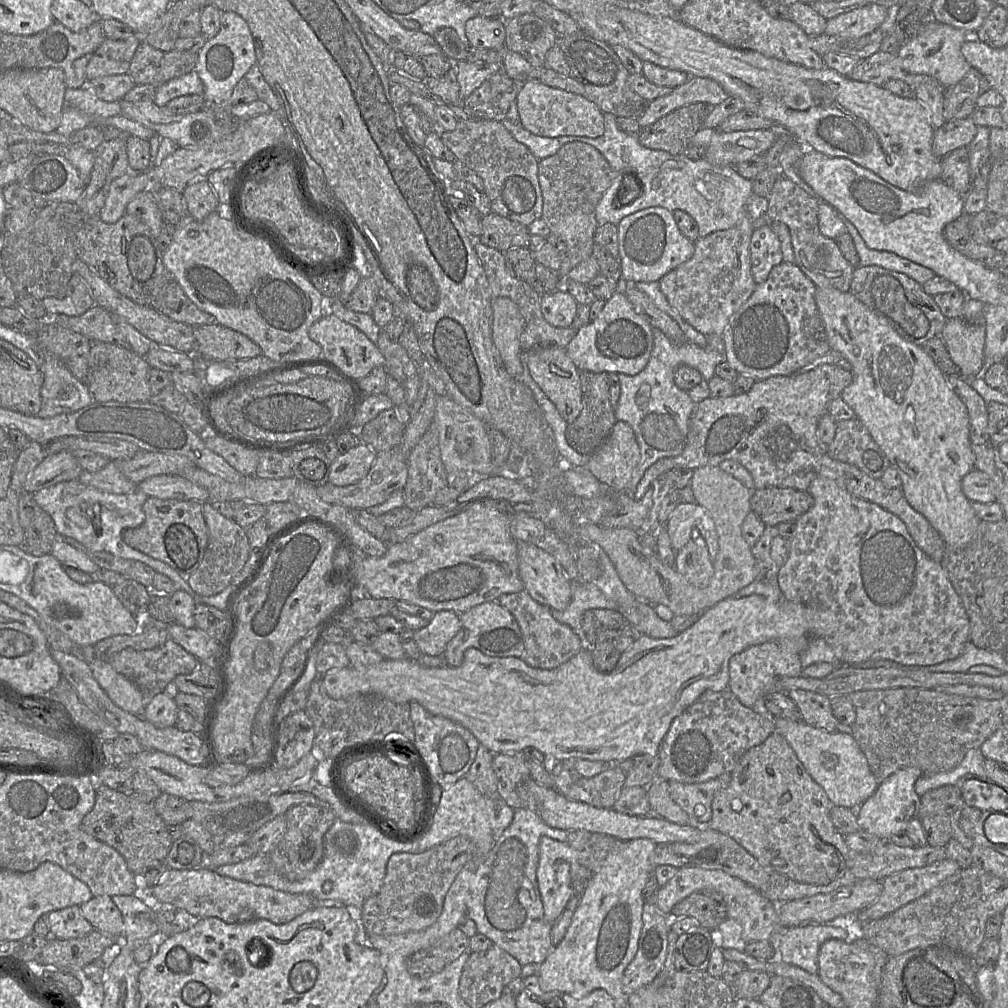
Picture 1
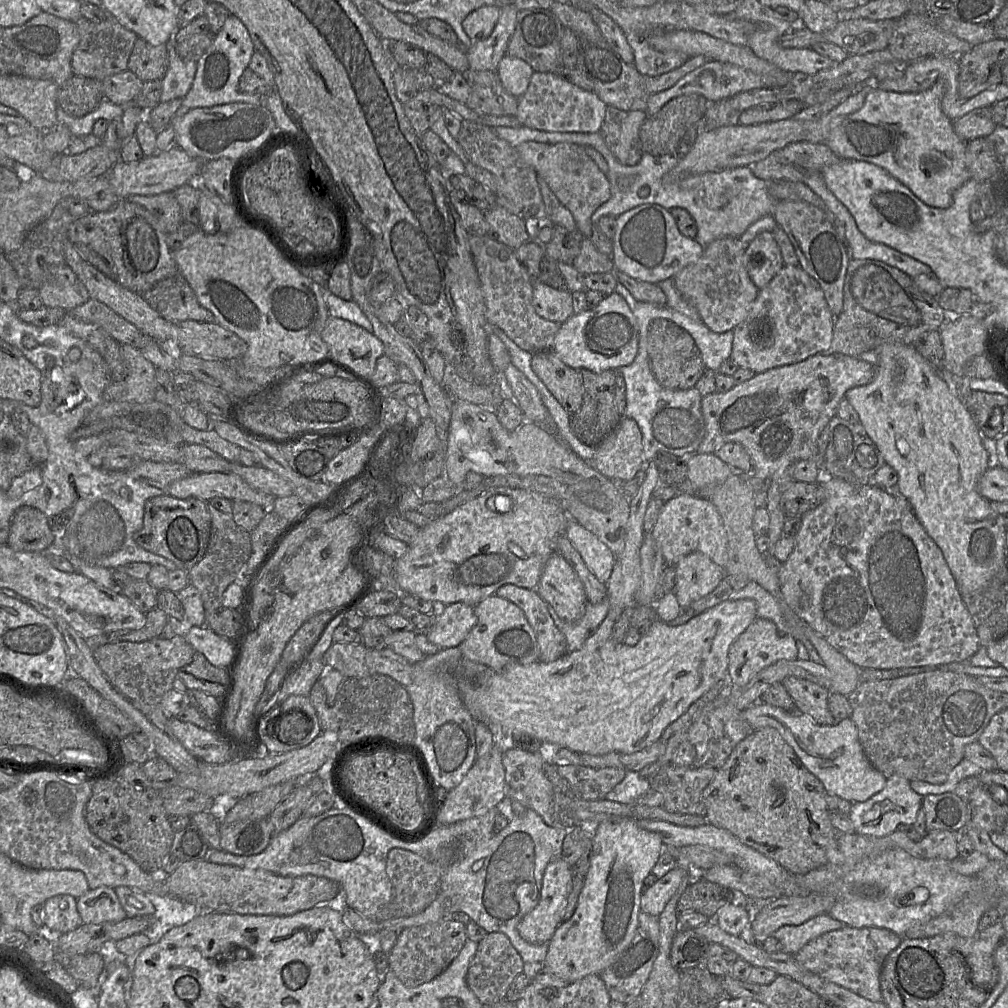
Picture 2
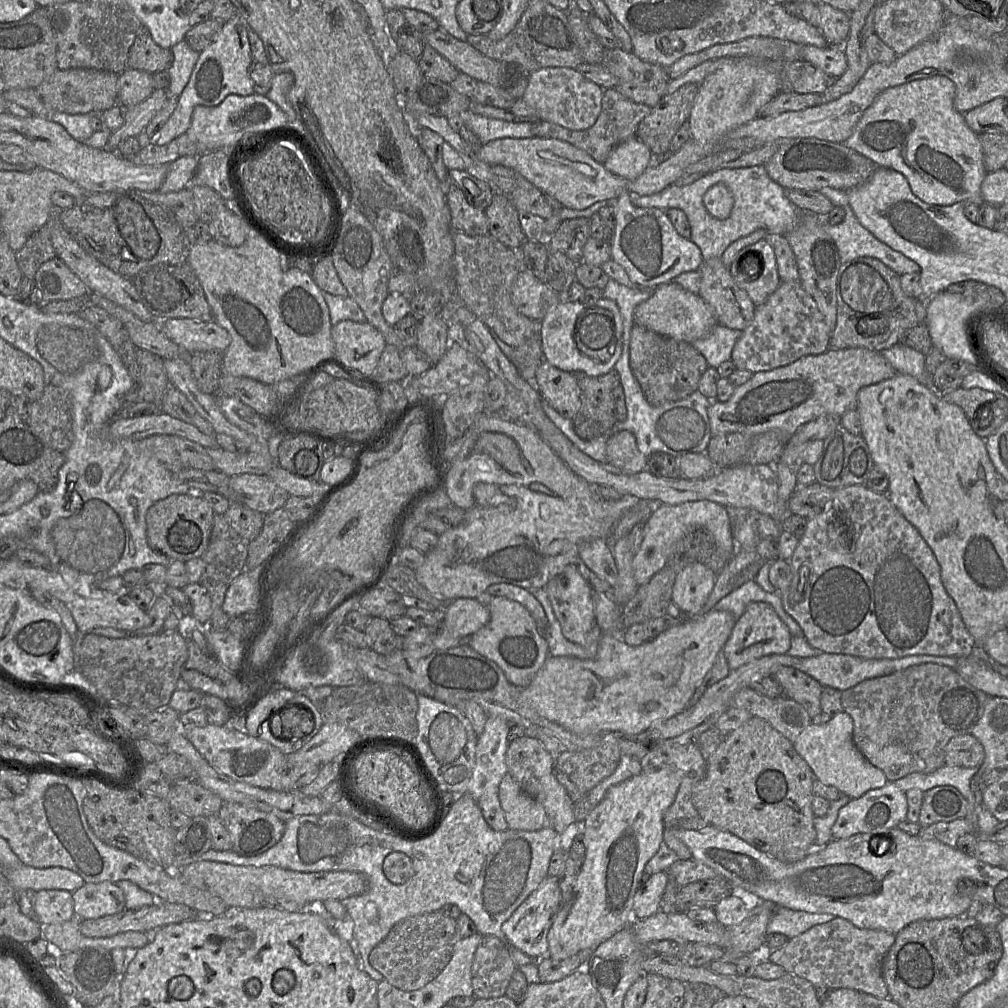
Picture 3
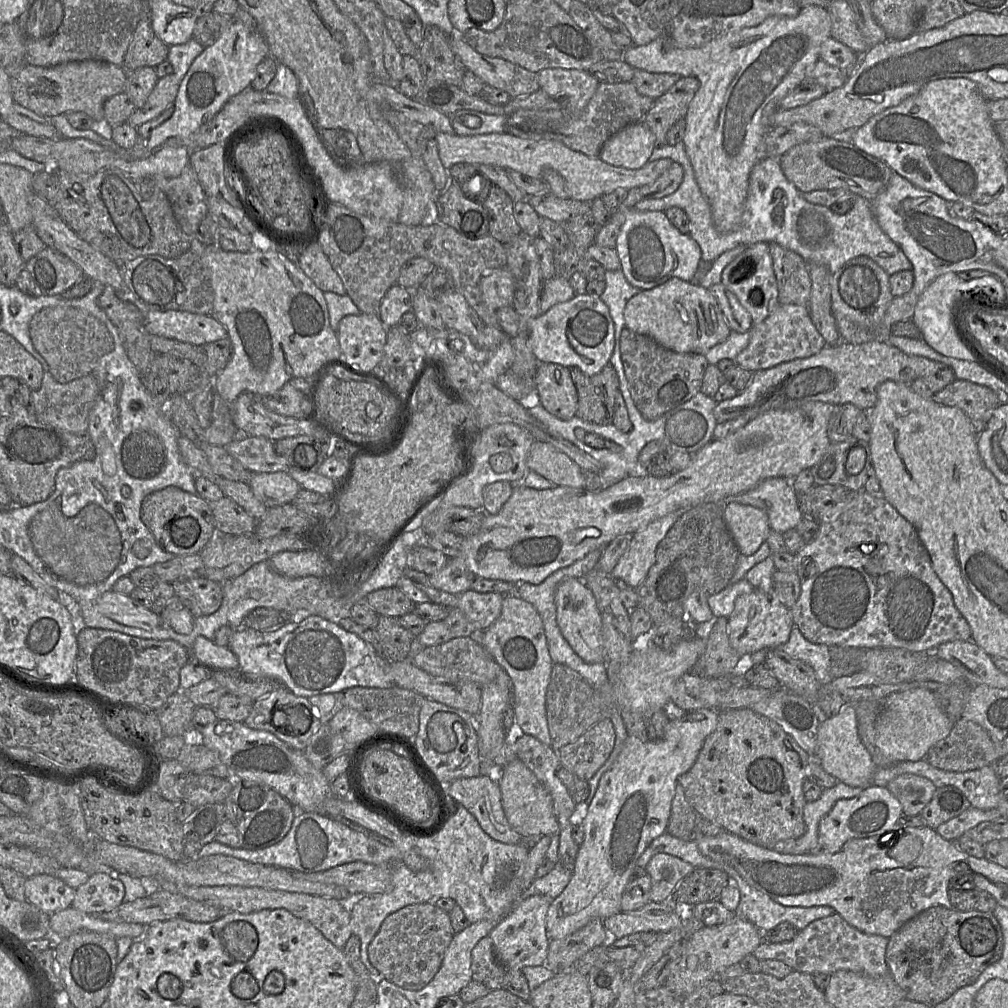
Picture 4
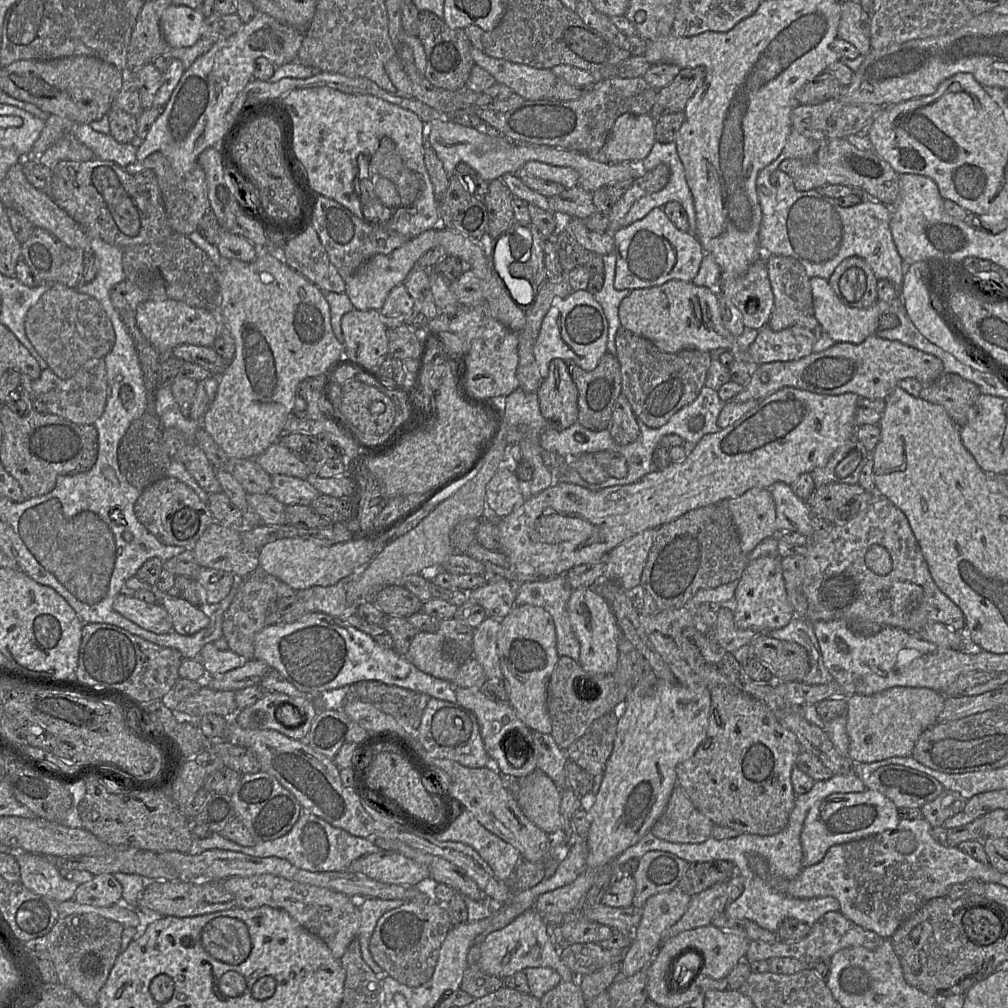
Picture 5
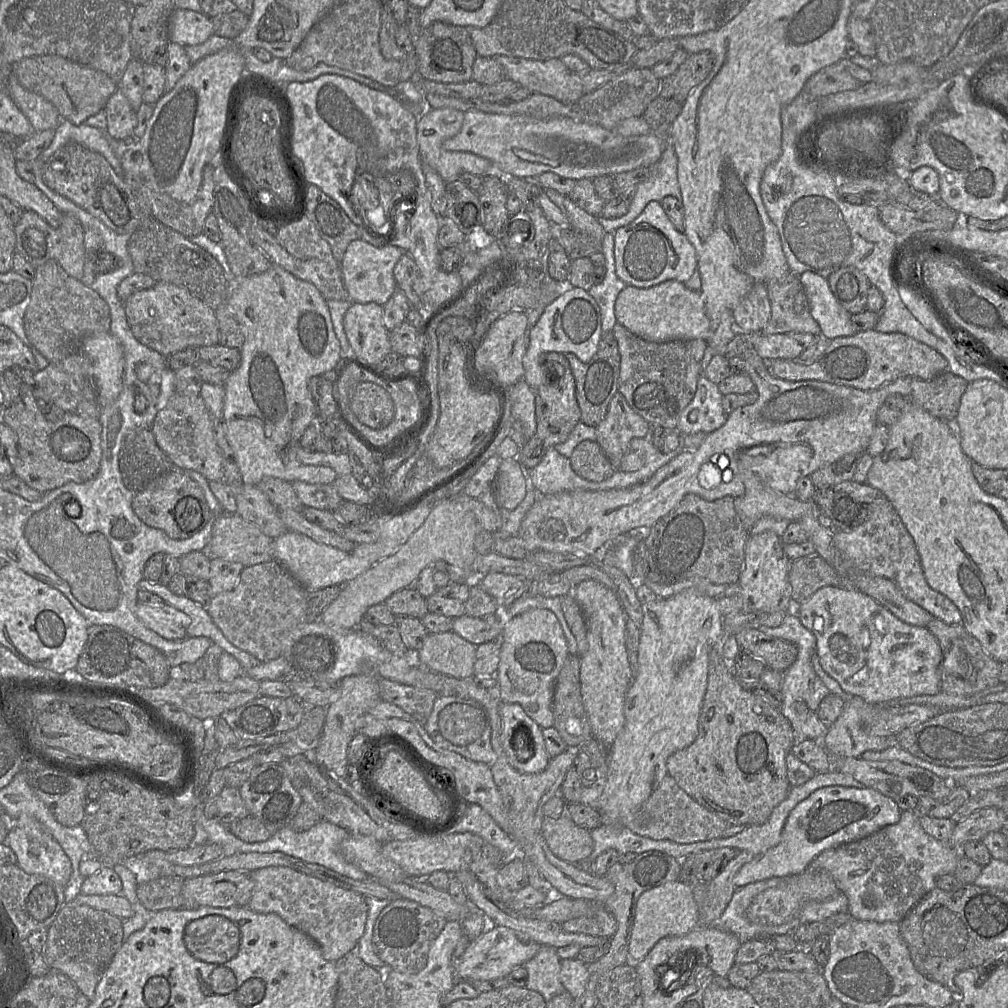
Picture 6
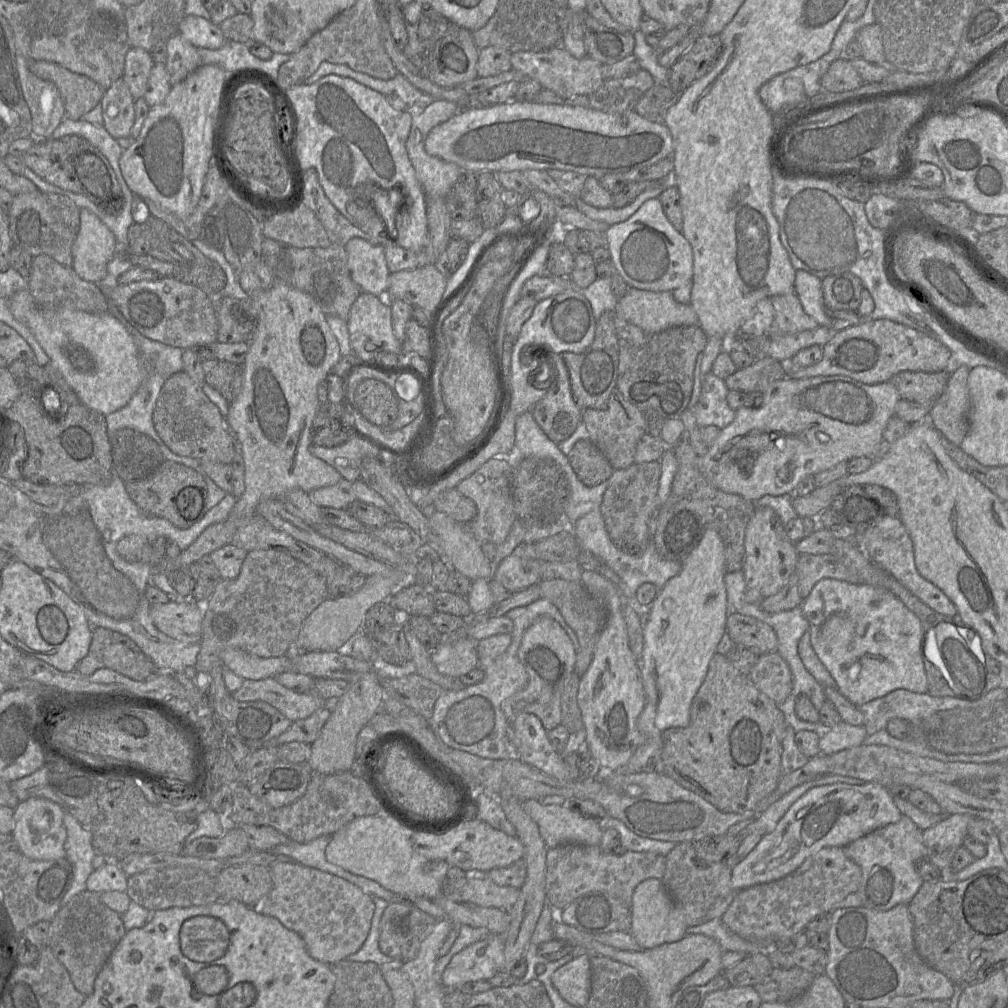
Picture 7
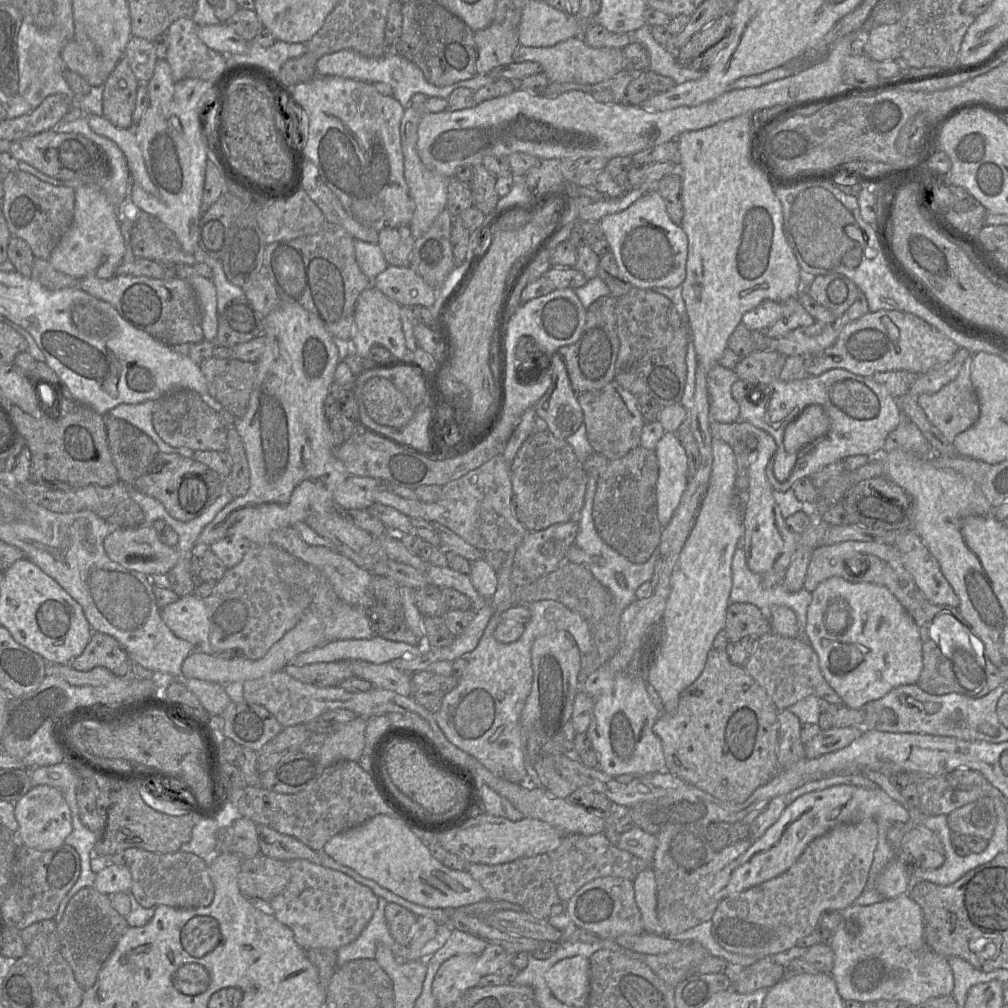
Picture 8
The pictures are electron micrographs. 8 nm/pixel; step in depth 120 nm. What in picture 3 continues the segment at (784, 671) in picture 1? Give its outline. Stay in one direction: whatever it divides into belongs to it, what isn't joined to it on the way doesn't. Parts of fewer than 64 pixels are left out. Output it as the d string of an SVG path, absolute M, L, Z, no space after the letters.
M751 602L738 618L732 633L723 647L730 670L755 659L771 655L786 654L791 647L791 633L773 607L765 602Z

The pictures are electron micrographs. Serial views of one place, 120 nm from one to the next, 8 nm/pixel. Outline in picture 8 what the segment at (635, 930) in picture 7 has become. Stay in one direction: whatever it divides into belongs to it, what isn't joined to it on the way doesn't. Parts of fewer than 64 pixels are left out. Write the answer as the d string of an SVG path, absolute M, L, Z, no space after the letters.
M651 868L641 871L633 881L635 900L646 933L665 935L657 918L656 879Z

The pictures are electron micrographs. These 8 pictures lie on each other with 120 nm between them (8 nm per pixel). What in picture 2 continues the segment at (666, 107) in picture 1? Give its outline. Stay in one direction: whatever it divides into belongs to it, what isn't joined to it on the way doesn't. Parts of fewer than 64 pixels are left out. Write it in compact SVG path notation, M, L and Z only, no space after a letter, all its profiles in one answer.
M708 61L701 67L685 75L671 88L650 95L646 113L647 117L657 113L668 101L681 95L700 94L710 102L717 102L729 99L741 92L762 88L765 88L764 82L760 76L753 72L730 63Z

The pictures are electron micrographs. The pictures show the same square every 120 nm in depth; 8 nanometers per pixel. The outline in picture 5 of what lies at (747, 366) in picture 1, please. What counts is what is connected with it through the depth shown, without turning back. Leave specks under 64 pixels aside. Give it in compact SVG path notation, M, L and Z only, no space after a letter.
M767 325L759 330L747 349L747 364L751 367L776 361L794 361L813 353L814 333L804 327L793 326L773 331Z

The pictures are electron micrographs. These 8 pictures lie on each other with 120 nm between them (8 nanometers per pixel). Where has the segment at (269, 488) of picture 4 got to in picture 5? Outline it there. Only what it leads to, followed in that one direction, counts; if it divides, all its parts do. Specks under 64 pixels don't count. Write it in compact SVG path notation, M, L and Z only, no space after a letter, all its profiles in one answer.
M284 474L271 476L271 489L269 495L273 496L283 505L310 506L319 495L306 479L292 477Z

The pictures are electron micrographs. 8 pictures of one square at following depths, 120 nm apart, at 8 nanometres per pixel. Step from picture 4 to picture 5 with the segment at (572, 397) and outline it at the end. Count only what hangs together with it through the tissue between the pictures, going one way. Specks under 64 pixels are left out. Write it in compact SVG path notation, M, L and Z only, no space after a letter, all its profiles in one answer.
M563 360L550 361L548 376L542 380L536 394L548 428L563 431L577 421L578 391Z

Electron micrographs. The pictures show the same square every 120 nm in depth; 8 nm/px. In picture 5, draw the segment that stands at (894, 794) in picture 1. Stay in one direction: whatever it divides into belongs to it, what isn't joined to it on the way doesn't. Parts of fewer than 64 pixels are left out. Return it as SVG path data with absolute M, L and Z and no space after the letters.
M870 789L863 792L833 793L817 802L808 811L800 834L803 853L802 868L822 861L829 848L834 845L895 828L900 821L898 809L890 799Z

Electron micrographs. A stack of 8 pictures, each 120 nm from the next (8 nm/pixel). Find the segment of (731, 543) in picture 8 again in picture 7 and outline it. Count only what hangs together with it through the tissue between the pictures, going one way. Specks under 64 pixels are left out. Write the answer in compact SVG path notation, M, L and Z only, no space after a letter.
M707 529L698 545L681 561L680 572L668 580L646 608L640 665L646 701L636 722L642 742L626 765L614 772L663 773L662 731L689 725L692 700L706 677L717 645L726 633L729 614L726 573L722 538L716 530Z

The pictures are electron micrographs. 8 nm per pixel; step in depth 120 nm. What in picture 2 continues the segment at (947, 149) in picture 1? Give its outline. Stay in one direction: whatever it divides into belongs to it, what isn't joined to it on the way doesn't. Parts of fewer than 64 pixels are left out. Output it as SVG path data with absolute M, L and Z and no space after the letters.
M991 106L974 109L953 122L955 133L964 142L987 137L996 127Z

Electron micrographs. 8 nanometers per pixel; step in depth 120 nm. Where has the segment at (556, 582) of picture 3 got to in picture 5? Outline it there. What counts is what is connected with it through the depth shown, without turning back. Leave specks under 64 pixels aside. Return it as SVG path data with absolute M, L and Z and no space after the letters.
M590 586L574 589L567 602L572 629L580 643L579 665L589 673L613 674L618 666L621 629L609 602Z

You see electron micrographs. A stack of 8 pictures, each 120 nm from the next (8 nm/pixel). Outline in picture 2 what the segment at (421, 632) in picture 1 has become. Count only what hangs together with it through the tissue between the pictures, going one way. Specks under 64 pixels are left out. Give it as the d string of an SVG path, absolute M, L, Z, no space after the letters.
M456 602L437 610L433 623L426 629L426 636L440 649L456 647L476 623L474 608L463 602Z

